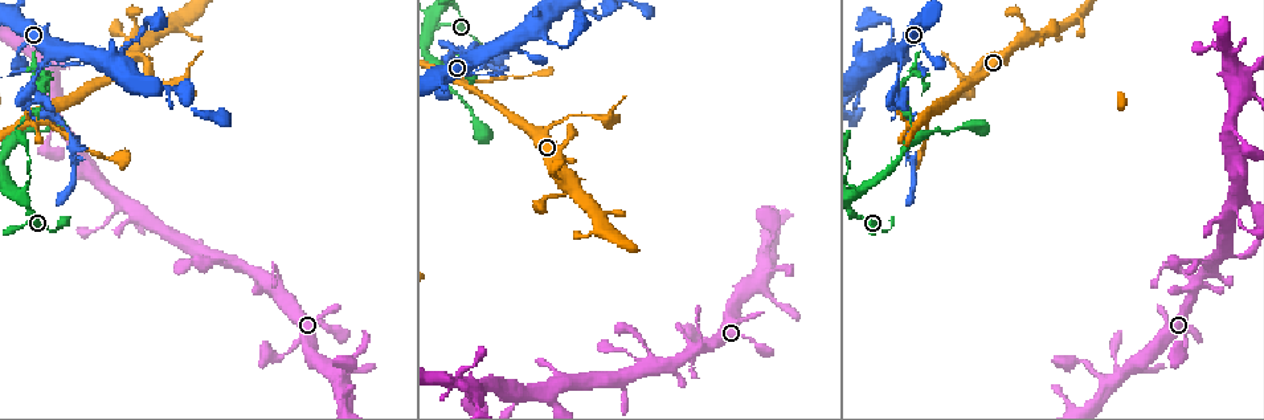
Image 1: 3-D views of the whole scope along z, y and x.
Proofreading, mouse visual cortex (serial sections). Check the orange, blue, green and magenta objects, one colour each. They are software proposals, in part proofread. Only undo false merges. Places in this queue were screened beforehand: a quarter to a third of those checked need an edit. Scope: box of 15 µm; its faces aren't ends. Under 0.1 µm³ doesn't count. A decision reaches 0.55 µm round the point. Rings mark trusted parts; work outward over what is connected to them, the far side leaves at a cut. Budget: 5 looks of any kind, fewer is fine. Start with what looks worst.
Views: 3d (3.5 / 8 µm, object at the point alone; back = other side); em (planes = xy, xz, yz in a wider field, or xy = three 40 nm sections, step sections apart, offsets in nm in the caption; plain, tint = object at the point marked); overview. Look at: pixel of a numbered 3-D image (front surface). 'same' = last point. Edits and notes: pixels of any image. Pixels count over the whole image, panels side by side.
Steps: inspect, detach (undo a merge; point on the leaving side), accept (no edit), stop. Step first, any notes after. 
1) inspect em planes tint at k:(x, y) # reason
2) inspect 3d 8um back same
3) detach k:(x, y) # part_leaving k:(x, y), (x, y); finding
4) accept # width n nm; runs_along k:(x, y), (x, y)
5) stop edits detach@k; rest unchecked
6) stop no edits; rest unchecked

inspect 3d 3.5um at 1:(898, 88) # abrupt turn

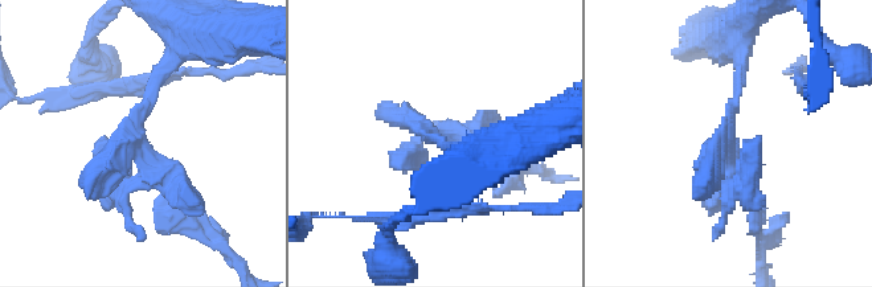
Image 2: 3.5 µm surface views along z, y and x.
inspect em planes tint at 2:(134, 138) # shape alone is not enough

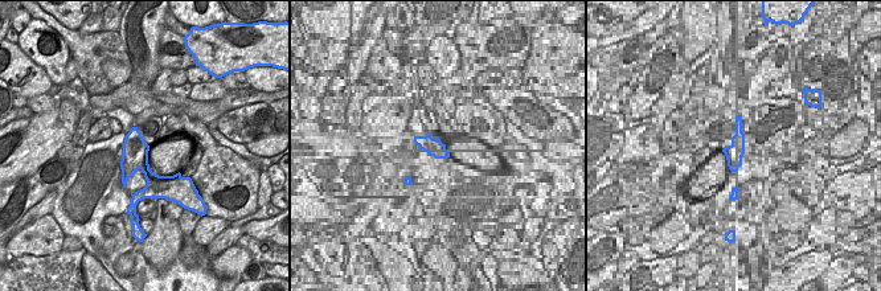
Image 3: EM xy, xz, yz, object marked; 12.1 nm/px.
inspect em xy step 2 tint same

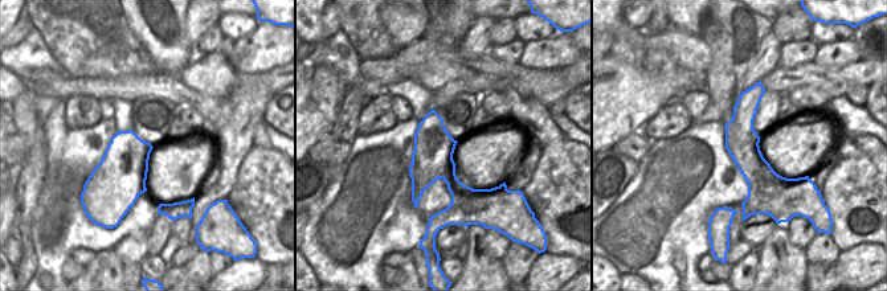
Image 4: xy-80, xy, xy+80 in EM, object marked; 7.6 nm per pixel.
detach 2:(749, 151) # part_leaving 2:(731, 159), (757, 199), (764, 240); a second cell is stuck on

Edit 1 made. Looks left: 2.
inspect 3d 3.5um at 1:(11, 141) # branch point

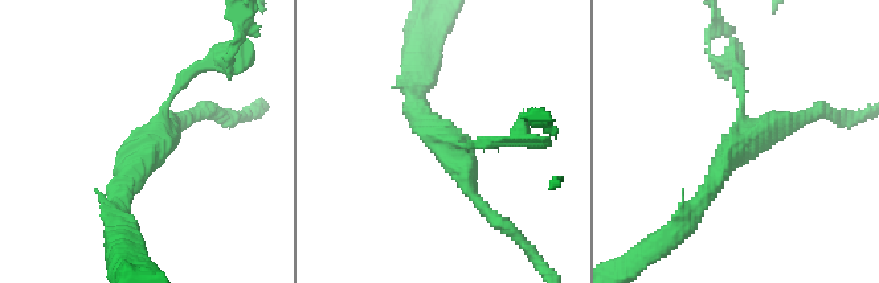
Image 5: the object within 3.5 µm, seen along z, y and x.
inspect em xy step 2 tint at 5:(741, 140)

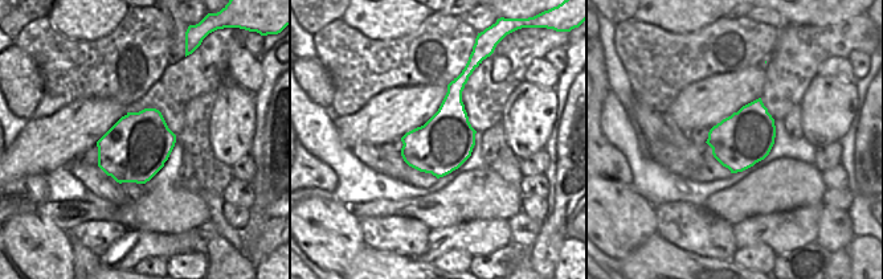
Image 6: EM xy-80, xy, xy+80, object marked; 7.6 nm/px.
accept # width 420 nm; runs_along 5:(699, 206), (740, 138), (812, 114); one cell here

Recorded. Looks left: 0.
stop edits detach@2; rest unchecked

